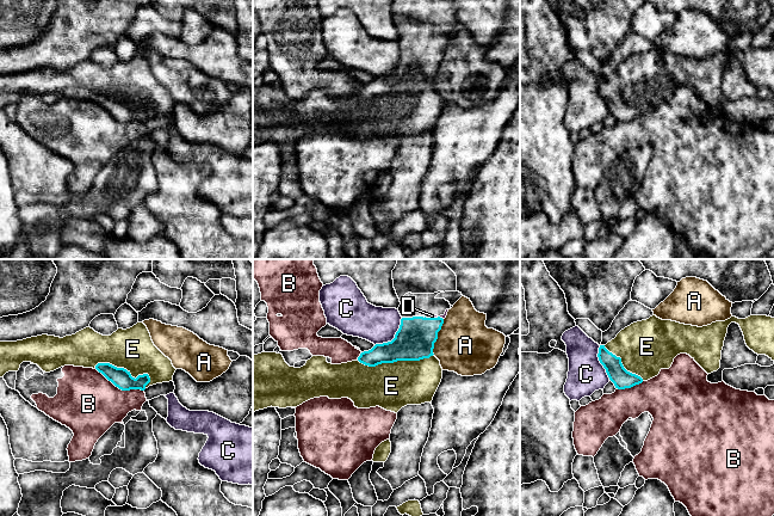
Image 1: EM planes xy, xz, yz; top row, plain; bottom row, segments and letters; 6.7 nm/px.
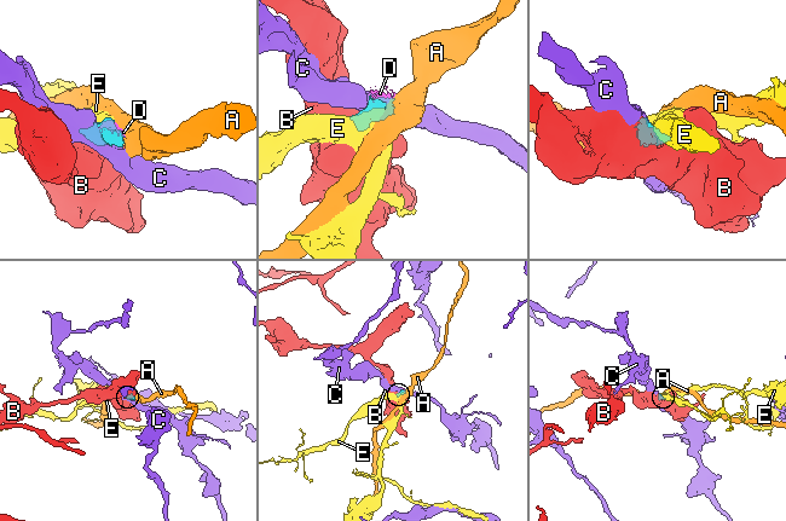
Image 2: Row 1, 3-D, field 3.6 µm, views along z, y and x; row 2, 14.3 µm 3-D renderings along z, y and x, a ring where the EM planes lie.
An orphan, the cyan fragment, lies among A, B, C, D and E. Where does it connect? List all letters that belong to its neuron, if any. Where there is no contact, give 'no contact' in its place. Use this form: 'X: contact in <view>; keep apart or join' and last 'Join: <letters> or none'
A: contact in xz; keep apart
B: contact in xy; keep apart
C: contact in xz; keep apart
D: contact in xz; join
E: contact in xz; join
Join: D, E

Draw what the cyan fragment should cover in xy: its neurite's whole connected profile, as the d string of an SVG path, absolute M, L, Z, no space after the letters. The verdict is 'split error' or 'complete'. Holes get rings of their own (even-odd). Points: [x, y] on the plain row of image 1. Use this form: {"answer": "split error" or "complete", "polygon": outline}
{"answer": "split error", "polygon": "M143 55L130 61L118 61L111 68L103 68L91 60L63 70L42 67L17 74L0 74L0 110L8 104L18 104L23 94L37 97L50 105L64 98L93 100L122 123L141 122L173 113L175 100L153 75Z"}

